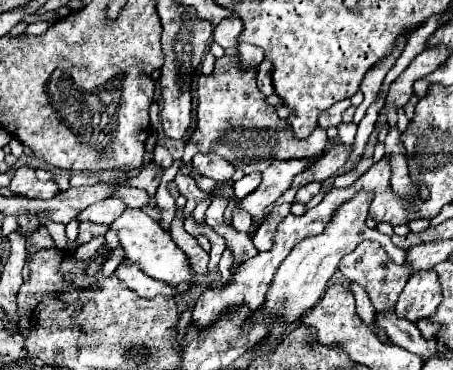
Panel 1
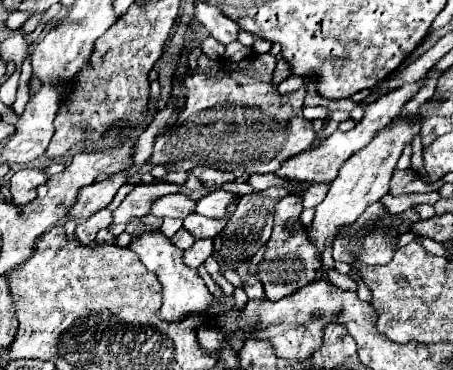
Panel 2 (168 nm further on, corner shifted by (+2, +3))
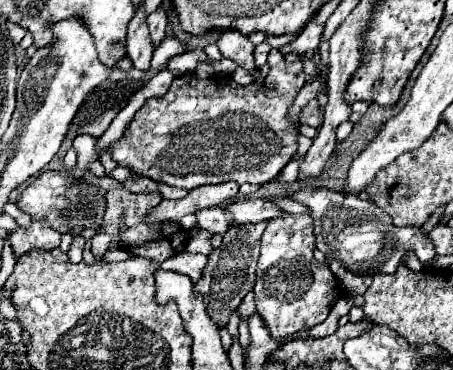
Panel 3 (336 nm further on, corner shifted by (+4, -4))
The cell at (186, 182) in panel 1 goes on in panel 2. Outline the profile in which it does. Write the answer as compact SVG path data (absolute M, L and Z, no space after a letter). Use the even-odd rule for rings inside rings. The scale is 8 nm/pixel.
M216 190L206 194L204 198L198 198L194 202L194 212L208 216L208 218L224 218L226 216L226 206L228 202L234 200L236 194L232 192L224 192L224 190Z

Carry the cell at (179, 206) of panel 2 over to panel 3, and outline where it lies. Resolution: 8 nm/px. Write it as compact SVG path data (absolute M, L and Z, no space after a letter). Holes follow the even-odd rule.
M214 207L214 209L202 209L196 213L198 217L198 227L206 229L210 233L216 235L226 235L232 227L236 227L236 223L232 223L232 219L228 219L228 213L222 207Z

